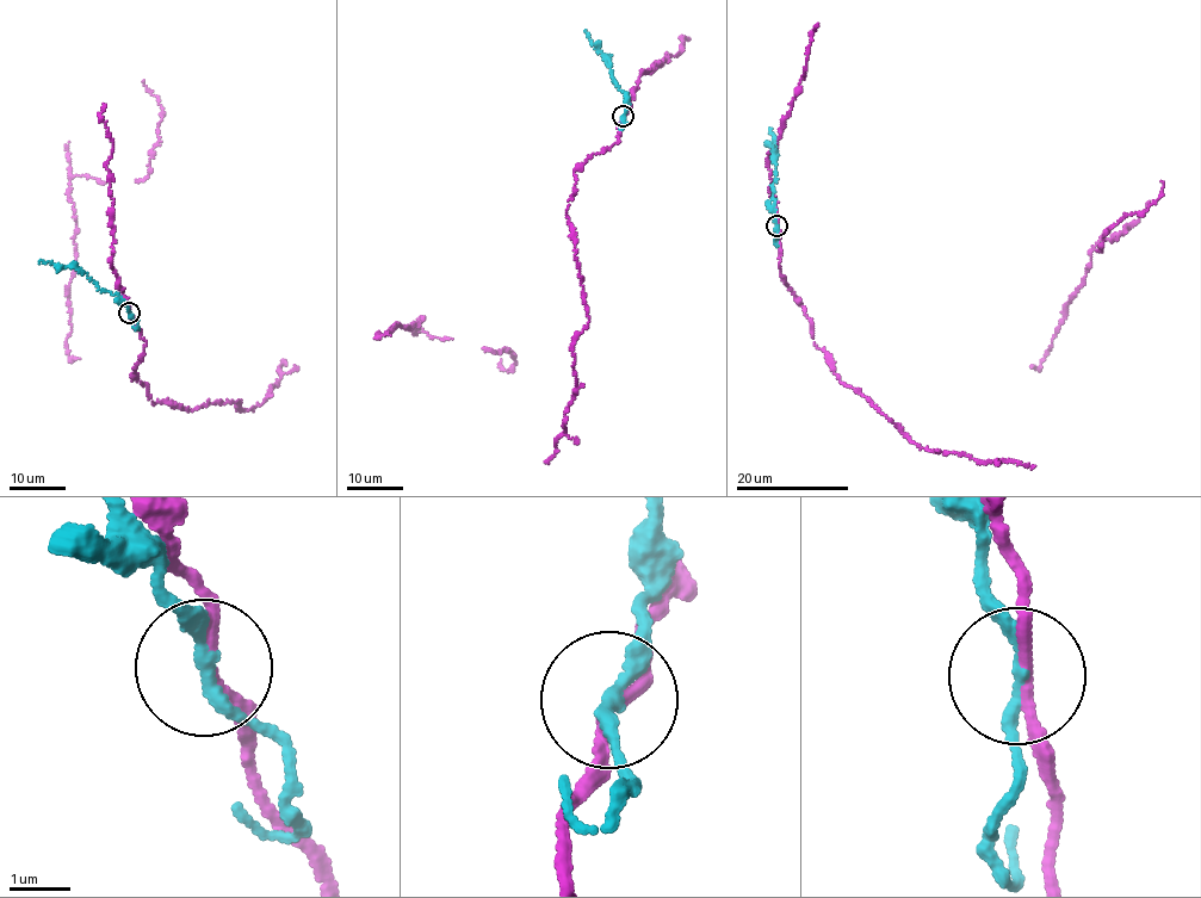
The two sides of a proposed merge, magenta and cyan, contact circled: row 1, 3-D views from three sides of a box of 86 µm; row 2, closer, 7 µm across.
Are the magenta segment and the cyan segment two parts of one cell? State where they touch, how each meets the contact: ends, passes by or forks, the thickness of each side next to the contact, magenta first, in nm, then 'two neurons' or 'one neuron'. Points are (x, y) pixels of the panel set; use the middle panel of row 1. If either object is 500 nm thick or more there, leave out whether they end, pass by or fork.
(623, 116) | magenta passes by | cyan passes by | 170/190 nm | two neurons

